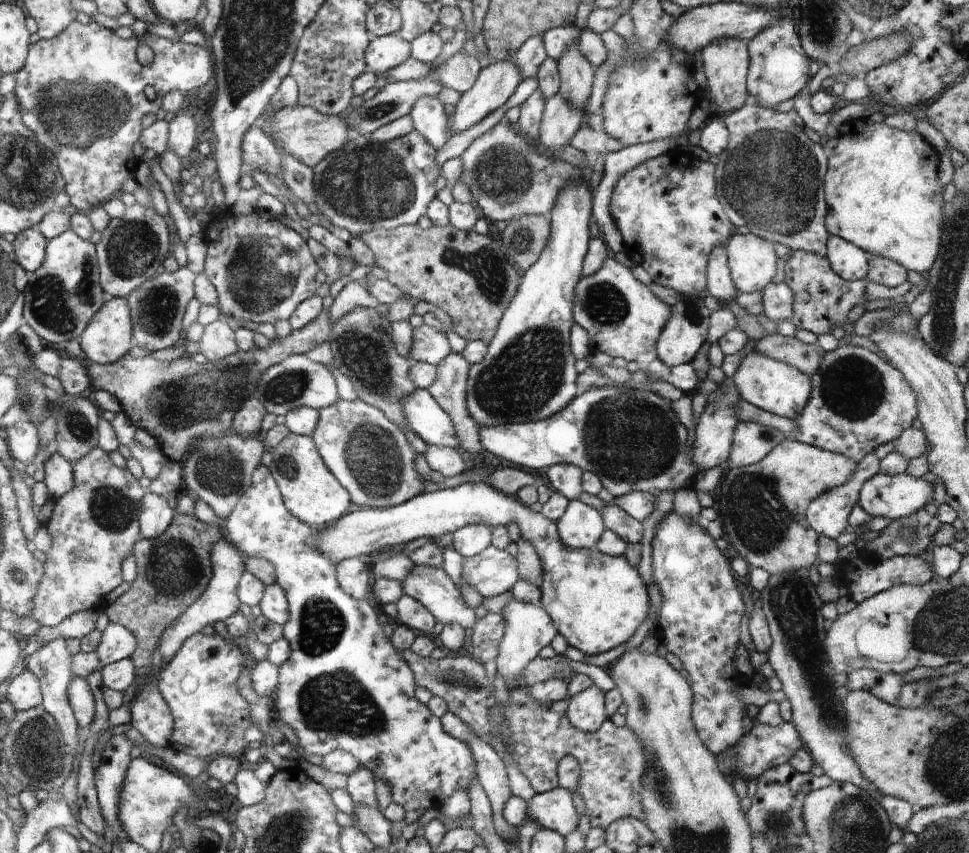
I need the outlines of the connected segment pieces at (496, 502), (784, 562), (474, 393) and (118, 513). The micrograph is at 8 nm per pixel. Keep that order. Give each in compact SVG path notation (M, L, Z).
M463 483L432 493L422 492L396 507L364 507L348 512L339 521L322 528L317 545L336 563L355 557L369 560L382 551L401 548L415 539L429 538L439 542L441 536L467 525L507 527L512 522L518 525L521 538L533 545L541 559L543 582L540 605L551 616L566 643L589 656L627 643L648 616L648 592L644 580L636 572L636 566L628 566L630 562L624 555L612 557L595 549L568 547L562 542L557 523L488 483Z
M784 439L763 461L754 466L727 470L716 496L716 512L723 534L728 536L728 542L732 540L732 546L740 557L750 562L750 569L764 570L770 576L792 570L809 570L818 558L819 536L807 522L807 510L820 494L846 485L854 476L857 466L857 462L853 462L847 455Z
M588 180L585 182L572 182L570 187L564 189L564 194L561 195L559 202L556 202L556 208L552 210L550 224L551 224L551 237L547 243L547 247L543 250L542 256L539 261L535 263L527 272L524 272L524 277L519 283L516 290L515 298L512 298L511 305L504 310L503 317L499 321L499 329L495 331L495 337L487 345L487 354L484 359L481 359L477 364L472 364L469 367L467 388L466 388L466 403L467 410L474 423L479 427L490 427L495 425L508 425L509 423L528 423L531 421L543 420L557 414L563 410L577 395L576 395L576 370L574 370L574 356L570 354L570 326L575 324L574 320L574 301L577 286L583 277L583 263L585 262L584 254L588 247L588 222L592 216L592 198L588 192Z
M100 446L86 459L74 463L76 489L60 500L56 500L53 517L48 522L53 545L47 554L47 570L41 585L37 606L32 617L42 627L59 627L74 614L94 610L99 612L109 605L109 595L124 585L123 565L133 556L136 544L143 538L140 516L146 490L130 469L120 468L110 451Z

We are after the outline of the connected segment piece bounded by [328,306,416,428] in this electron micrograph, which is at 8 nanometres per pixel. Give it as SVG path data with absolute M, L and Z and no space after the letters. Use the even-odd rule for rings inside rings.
M358 306L350 310L331 326L329 344L333 353L333 366L350 380L354 389L365 404L378 408L391 422L396 425L404 425L407 428L403 416L403 400L408 397L416 388L413 381L409 380L409 360L401 358L395 350L390 335L391 323L378 310Z

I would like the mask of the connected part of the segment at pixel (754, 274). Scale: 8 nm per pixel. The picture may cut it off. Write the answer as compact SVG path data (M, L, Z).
M736 234L725 246L727 255L727 264L731 273L734 287L740 293L752 293L762 291L771 285L778 268L778 256L774 246L767 239L758 235Z

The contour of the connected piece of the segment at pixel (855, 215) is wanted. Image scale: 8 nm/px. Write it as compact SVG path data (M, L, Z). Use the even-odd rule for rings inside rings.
M868 122L868 135L864 136L856 124L844 124L838 136L840 142L833 149L824 182L825 202L830 208L826 226L832 235L854 243L869 254L891 259L907 271L929 272L939 255L940 224L942 224L942 188L936 182L938 154L928 146L918 132Z

